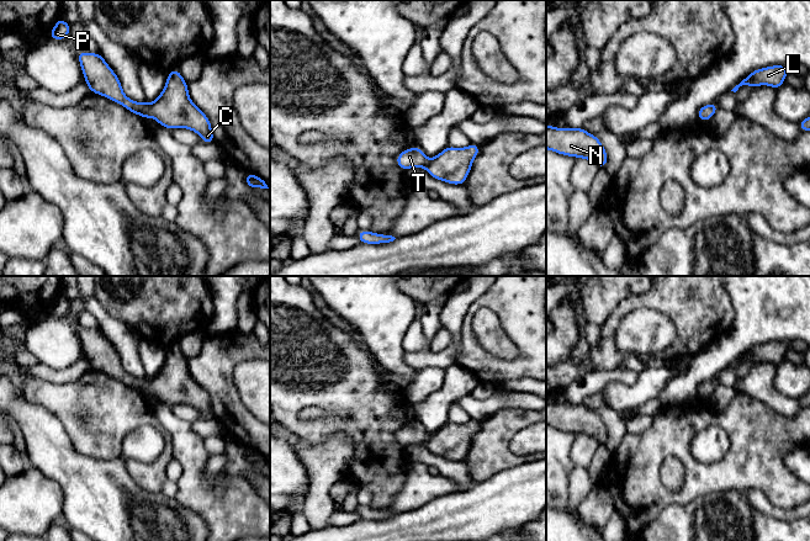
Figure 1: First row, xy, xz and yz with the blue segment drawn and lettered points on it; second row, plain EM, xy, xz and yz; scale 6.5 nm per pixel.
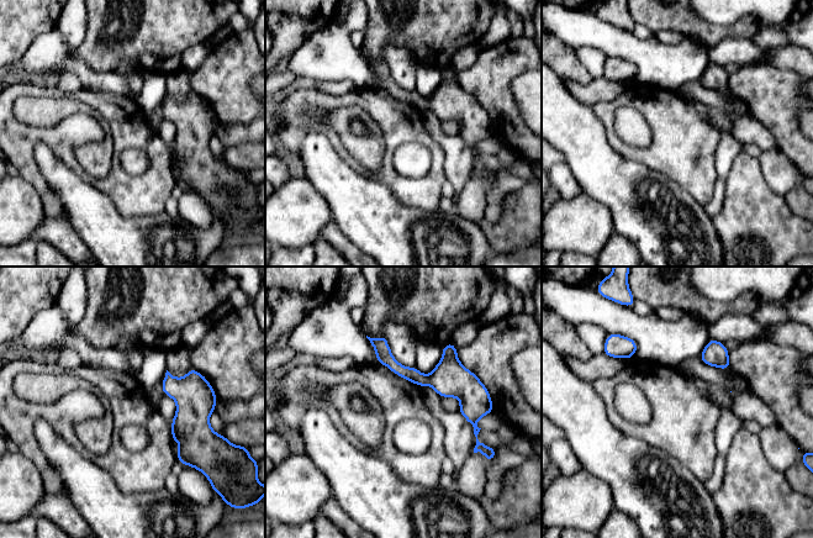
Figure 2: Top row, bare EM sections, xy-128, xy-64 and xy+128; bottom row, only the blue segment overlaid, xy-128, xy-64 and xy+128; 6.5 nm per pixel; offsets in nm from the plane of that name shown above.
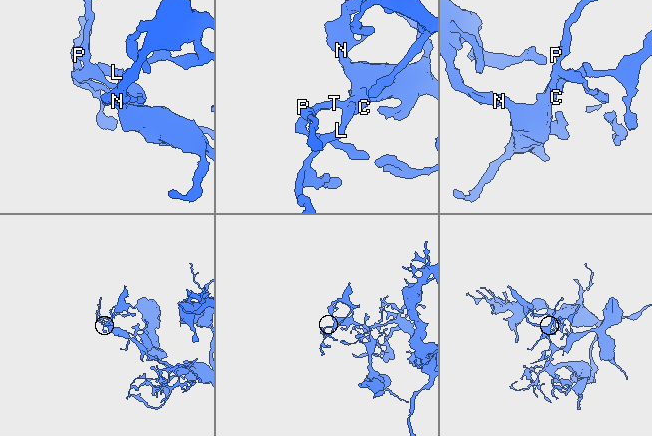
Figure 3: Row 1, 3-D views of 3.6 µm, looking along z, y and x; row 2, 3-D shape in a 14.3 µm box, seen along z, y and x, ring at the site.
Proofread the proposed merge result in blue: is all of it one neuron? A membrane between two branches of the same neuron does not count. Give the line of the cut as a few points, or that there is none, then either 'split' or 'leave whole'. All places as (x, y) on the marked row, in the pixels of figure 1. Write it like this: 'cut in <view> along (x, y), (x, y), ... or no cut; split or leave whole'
no cut; leave whole

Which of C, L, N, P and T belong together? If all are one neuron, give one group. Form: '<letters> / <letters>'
C L N P T

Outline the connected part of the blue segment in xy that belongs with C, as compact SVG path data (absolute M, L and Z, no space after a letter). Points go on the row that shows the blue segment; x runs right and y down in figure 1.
M79 49L78 58L90 92L107 97L144 120L153 117L170 131L187 128L196 132L202 138L202 143L215 143L210 118L191 101L189 83L184 80L178 68L166 75L165 86L159 96L152 104L142 104L125 95L118 76L100 53Z

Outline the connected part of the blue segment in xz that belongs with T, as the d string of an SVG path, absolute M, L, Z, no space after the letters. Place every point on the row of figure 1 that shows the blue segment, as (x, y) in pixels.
M480 144L465 148L448 145L433 159L428 159L418 147L408 148L397 155L397 166L407 170L424 168L432 177L451 185L464 185L471 171L472 161L480 153Z

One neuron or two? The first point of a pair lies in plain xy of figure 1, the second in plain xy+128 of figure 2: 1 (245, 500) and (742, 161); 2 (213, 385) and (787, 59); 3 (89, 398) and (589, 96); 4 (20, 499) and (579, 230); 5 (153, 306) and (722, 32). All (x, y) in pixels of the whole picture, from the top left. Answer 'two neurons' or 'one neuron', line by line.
1: one neuron
2: two neurons
3: two neurons
4: one neuron
5: one neuron

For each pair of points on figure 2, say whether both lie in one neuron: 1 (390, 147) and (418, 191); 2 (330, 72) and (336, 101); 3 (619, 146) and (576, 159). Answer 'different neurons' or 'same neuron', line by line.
1: same neuron
2: different neurons
3: different neurons

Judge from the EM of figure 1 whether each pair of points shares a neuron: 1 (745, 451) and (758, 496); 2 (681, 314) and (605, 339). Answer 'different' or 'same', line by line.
1: different
2: same

